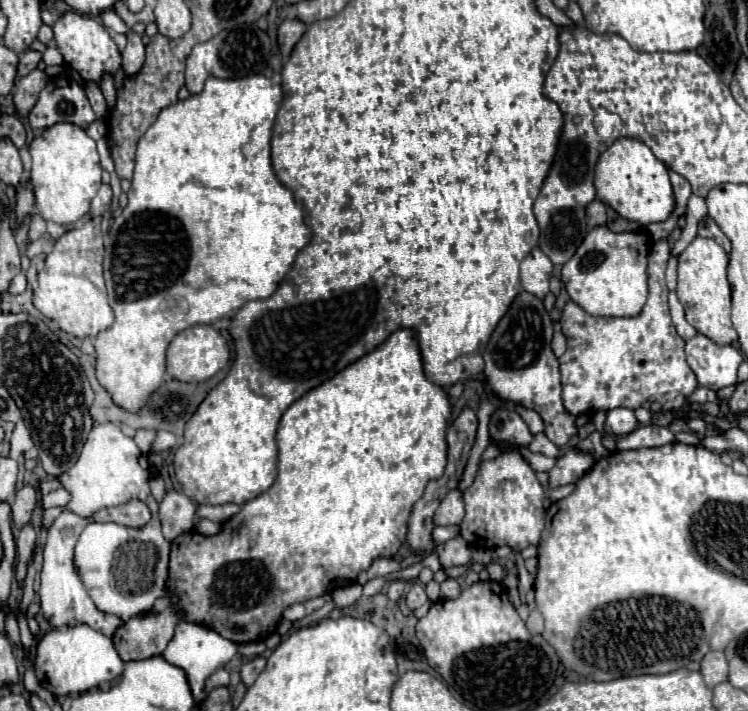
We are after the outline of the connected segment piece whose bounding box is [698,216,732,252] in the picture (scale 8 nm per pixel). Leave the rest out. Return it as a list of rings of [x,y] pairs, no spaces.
[[[706,216],[706,218],[702,218],[702,222],[700,222],[700,226],[698,226],[698,236],[706,236],[706,238],[714,238],[726,252],[730,252],[732,250],[732,244],[730,244],[730,240],[724,236],[724,232],[718,228],[718,224],[710,218],[710,216]]]

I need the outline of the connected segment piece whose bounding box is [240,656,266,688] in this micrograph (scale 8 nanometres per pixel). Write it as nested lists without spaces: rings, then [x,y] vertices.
[[[258,656],[258,658],[254,658],[254,660],[246,662],[246,664],[242,664],[240,676],[242,676],[242,682],[244,682],[246,688],[254,684],[254,680],[256,680],[256,676],[262,672],[264,664],[266,664],[266,658],[262,658],[262,656]]]

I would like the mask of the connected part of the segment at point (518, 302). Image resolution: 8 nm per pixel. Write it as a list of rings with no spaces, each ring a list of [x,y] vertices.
[[[520,292],[506,316],[498,322],[484,350],[484,374],[494,396],[536,410],[544,420],[544,434],[548,440],[556,446],[564,446],[578,434],[578,426],[576,416],[572,416],[562,402],[560,364],[550,348],[550,340],[552,320],[544,310],[542,300],[536,300],[536,296],[528,292]]]

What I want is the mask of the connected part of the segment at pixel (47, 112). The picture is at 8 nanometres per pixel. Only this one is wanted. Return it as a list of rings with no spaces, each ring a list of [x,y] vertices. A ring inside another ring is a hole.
[[[50,80],[46,84],[46,88],[40,92],[40,98],[36,102],[36,106],[30,110],[30,116],[28,116],[28,124],[32,130],[46,130],[58,122],[70,122],[70,124],[76,124],[80,128],[88,128],[92,122],[96,120],[92,108],[90,108],[90,102],[84,94],[84,90],[80,88],[78,82],[66,82],[64,86],[54,86],[54,82]]]

